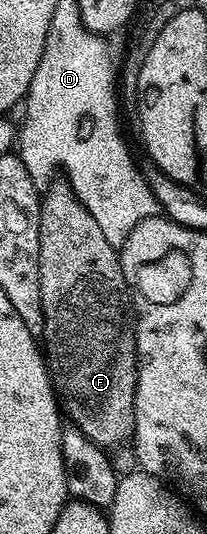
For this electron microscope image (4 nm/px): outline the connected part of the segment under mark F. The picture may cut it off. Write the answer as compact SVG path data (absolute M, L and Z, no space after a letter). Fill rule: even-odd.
M52 183L49 192L42 197L41 216L39 220L39 260L41 267L39 268L39 288L43 296L43 332L40 337L43 339L43 353L45 361L49 367L49 376L53 384L53 389L60 395L60 403L63 405L64 413L67 415L68 421L77 429L83 432L83 436L87 436L94 444L102 448L110 448L109 446L121 446L130 441L133 436L133 425L135 424L135 388L137 387L137 332L135 329L135 315L131 305L129 296L129 285L121 271L121 255L118 247L113 246L107 240L107 236L103 236L103 228L99 228L99 224L95 224L95 216L91 216L91 212L87 212L86 206L75 197L74 192L70 189L68 183L61 184ZM69 254L89 254L85 258L85 262L89 267L86 270L72 270L69 265L72 264L73 258Z

